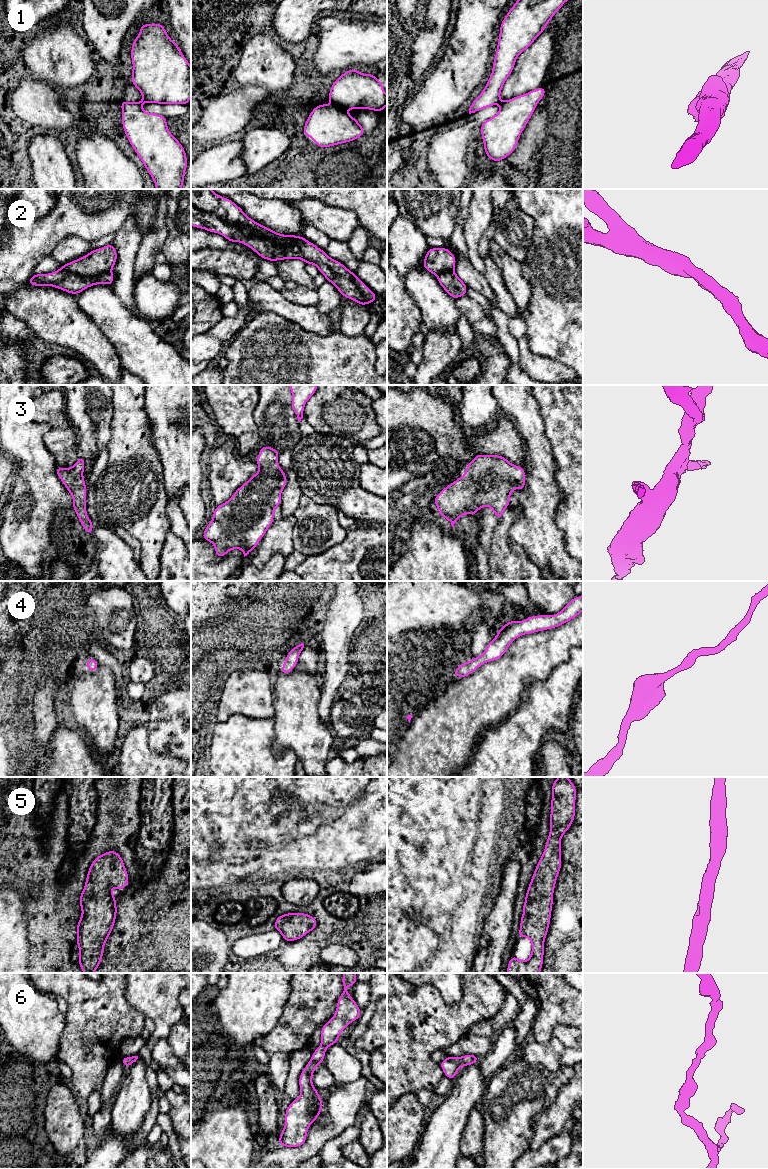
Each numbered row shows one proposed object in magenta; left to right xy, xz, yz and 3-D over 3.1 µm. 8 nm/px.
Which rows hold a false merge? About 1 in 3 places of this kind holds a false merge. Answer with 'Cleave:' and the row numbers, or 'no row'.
Cleave: 1, 2

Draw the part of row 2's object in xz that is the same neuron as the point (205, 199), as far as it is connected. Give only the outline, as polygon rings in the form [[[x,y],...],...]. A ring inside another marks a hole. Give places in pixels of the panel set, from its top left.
[[[191,189],[191,205],[205,212],[214,213],[223,219],[234,223],[279,245],[292,245],[303,236],[279,234],[253,219],[232,200],[214,193],[211,189]]]

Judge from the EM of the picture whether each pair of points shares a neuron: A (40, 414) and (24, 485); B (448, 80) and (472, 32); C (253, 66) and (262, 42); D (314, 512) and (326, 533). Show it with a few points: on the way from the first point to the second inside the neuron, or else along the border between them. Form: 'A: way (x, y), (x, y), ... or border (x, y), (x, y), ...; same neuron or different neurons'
A: border (38, 422), (49, 427), (44, 436), (44, 445); different neurons
B: way (451, 68), (466, 53), (469, 44); same neuron
C: way (259, 60), (262, 57), (262, 48); same neuron
D: way (314, 517), (314, 521), (321, 528); same neuron

